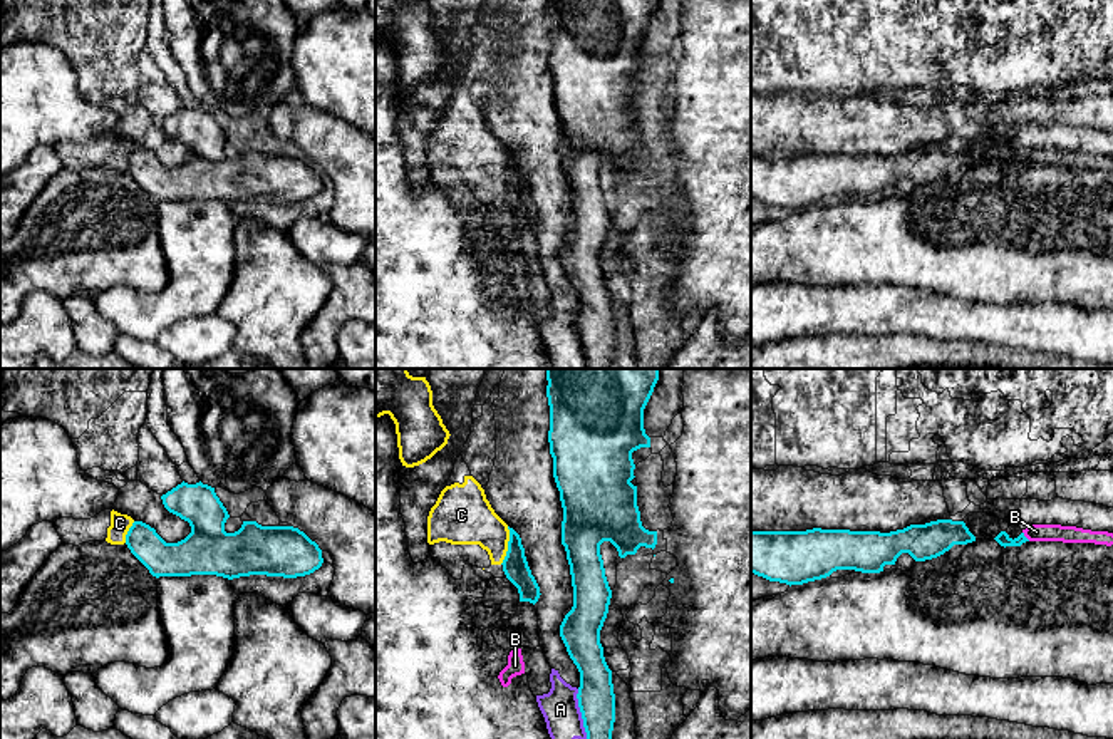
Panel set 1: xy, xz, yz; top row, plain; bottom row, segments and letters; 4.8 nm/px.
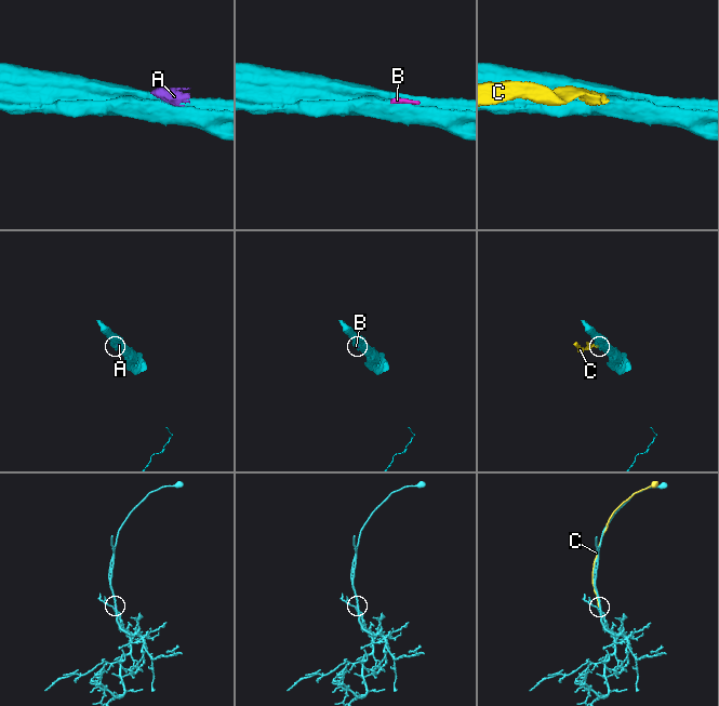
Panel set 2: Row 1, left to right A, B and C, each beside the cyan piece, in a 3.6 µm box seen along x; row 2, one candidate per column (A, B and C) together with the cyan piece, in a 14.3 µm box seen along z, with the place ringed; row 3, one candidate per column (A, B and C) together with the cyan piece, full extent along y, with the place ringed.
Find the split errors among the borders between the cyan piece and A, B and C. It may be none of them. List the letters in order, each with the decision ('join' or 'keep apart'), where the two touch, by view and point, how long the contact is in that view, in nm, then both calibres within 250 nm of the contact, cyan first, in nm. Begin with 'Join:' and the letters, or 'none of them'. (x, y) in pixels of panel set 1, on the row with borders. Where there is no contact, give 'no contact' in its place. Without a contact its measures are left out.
Join: none of them
A: keep apart; meets cyan in xz at (582, 714); contact 240 nm long; 180 nm thick on the cyan side, 180 nm on the other
B: keep apart; meets cyan in yz at (1024, 537); contact 60 nm long; 70 nm thick on the cyan side, 80 nm on the other
C: keep apart; meets cyan in xz at (508, 545); contact 190 nm long; 120 nm thick on the cyan side, 280 nm on the other

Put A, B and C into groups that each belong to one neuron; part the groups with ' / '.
A B C

